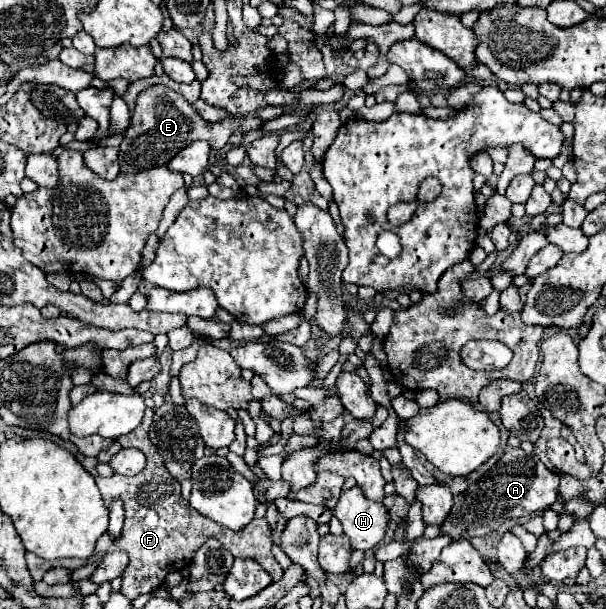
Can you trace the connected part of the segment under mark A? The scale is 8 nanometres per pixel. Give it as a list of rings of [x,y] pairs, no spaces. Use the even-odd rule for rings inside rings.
[[[507,447],[505,449],[505,455],[495,463],[495,467],[491,467],[485,473],[485,477],[481,477],[479,481],[475,481],[473,485],[469,485],[467,491],[455,495],[455,505],[449,511],[449,515],[445,517],[445,521],[441,523],[439,529],[441,529],[441,535],[449,535],[451,539],[473,539],[473,537],[481,537],[481,535],[487,535],[487,533],[499,529],[499,525],[503,525],[507,519],[531,515],[535,511],[543,511],[551,503],[555,503],[557,499],[559,499],[559,475],[553,473],[551,469],[547,469],[539,461],[539,457],[535,453],[527,455],[519,447]]]

